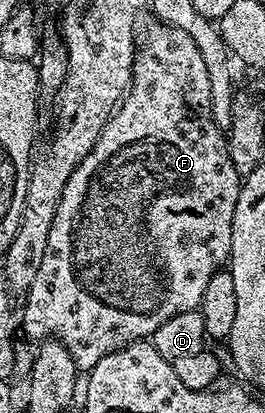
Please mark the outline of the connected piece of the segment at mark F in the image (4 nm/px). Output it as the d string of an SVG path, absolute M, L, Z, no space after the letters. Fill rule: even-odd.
M153 20L151 24L152 25L146 26L145 29L143 26L142 36L138 41L138 52L134 66L134 80L132 84L128 86L128 92L124 94L124 100L120 102L116 112L108 118L102 135L98 135L94 147L88 152L86 159L82 159L82 163L78 163L78 167L74 167L70 179L66 179L66 187L62 187L62 199L58 203L58 211L54 211L54 223L50 223L50 239L46 239L46 255L42 255L42 267L38 267L38 275L34 275L34 283L28 288L26 294L28 303L24 307L24 313L22 309L23 336L32 343L43 343L51 340L60 342L60 344L66 347L66 351L70 351L76 368L80 371L91 371L106 354L117 353L118 350L125 349L125 347L132 345L136 341L151 338L152 333L158 331L158 327L162 327L162 323L166 323L166 319L170 319L174 315L185 313L191 309L199 310L200 300L206 291L206 283L210 283L210 279L214 279L214 275L221 272L221 270L229 264L232 256L234 207L238 207L238 191L242 184L242 176L239 171L237 171L228 154L228 143L225 134L223 132L220 134L220 129L216 126L215 119L212 118L212 92L214 92L212 76L210 75L210 71L206 71L206 59L202 59L202 51L198 51L194 39L190 39L190 35L186 35L186 31L178 31L178 27L174 27L162 21Z

